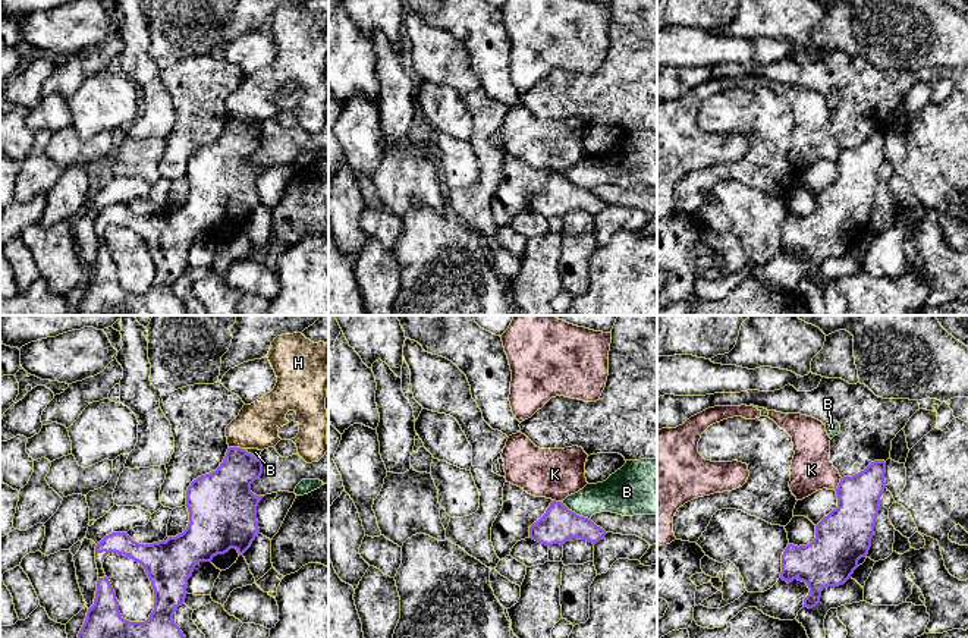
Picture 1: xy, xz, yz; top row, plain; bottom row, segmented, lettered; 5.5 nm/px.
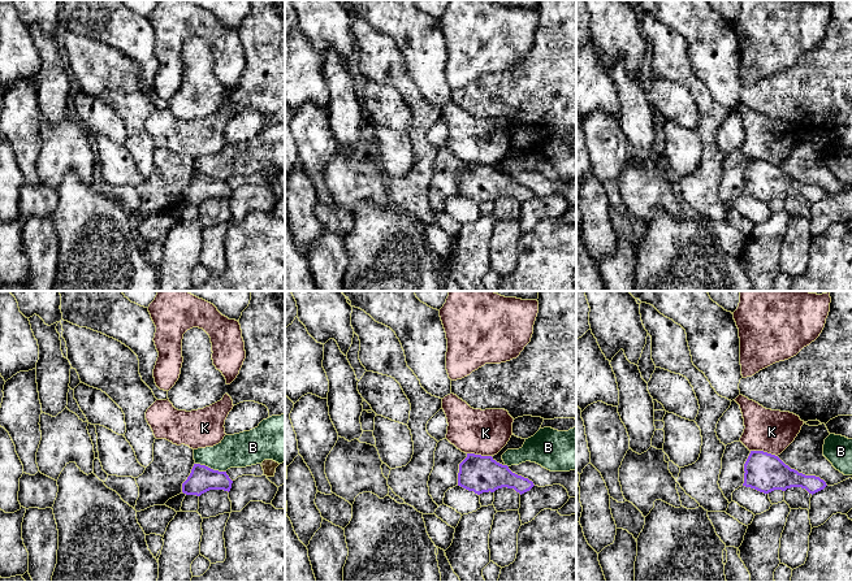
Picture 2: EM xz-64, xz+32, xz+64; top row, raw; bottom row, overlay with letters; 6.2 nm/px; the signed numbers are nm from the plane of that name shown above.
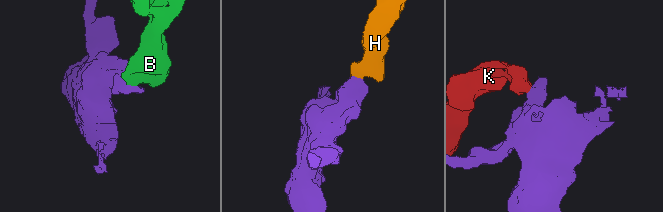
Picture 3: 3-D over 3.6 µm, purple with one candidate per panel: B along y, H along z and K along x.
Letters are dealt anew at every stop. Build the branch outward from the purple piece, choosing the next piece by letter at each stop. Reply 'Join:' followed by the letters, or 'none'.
Join: none

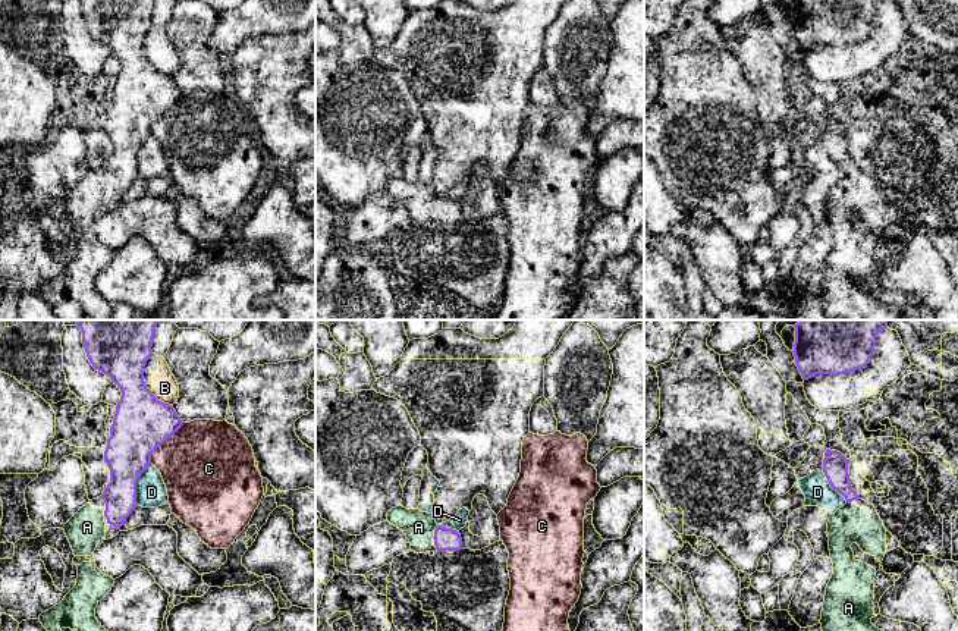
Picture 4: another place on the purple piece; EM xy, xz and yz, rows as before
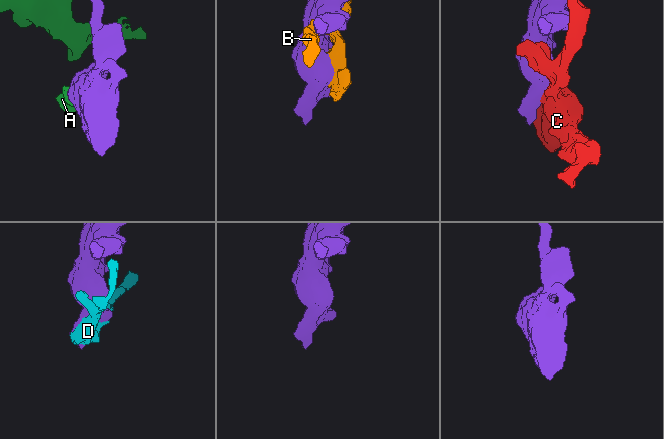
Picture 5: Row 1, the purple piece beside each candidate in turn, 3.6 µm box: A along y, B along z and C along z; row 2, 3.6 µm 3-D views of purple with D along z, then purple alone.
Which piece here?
Join: A

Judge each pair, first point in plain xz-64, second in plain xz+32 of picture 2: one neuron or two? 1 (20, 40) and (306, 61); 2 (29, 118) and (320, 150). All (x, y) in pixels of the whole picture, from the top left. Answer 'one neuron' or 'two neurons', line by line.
1: one neuron
2: one neuron

